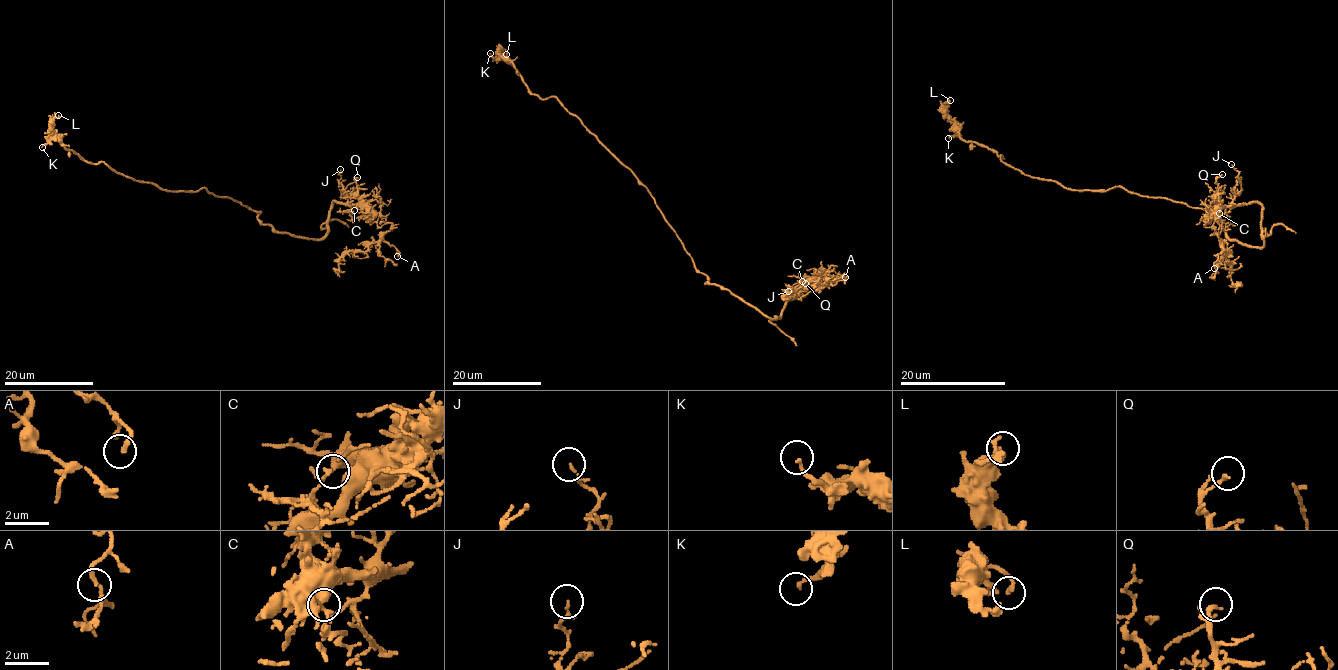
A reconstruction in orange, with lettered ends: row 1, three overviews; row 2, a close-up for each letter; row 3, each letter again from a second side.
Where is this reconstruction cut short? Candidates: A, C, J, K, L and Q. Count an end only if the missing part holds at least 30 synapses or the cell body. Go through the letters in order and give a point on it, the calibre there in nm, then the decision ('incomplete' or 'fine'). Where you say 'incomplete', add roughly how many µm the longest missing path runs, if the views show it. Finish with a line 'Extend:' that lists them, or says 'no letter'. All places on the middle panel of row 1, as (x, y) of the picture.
A: place (845, 277); calibre 120 nm; fine
C: place (802, 281); calibre 150 nm; fine
J: place (788, 291); calibre 120 nm; fine
K: place (490, 53); calibre 160 nm; fine
L: place (506, 54); calibre 240 nm; fine
Q: place (805, 283); calibre 180 nm; fine
Extend: no letter

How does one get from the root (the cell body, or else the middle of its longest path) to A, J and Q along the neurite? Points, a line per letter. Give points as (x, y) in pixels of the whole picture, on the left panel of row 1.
A: (244, 206), (276, 230), (321, 238), (334, 201), (357, 204), (378, 226), (392, 225), (384, 240), (397, 256)
J: (244, 206), (276, 230), (321, 238), (332, 203), (347, 201), (340, 169)
Q: (244, 206), (257, 210), (258, 218), (276, 230), (321, 238), (334, 201), (358, 201), (357, 177)

